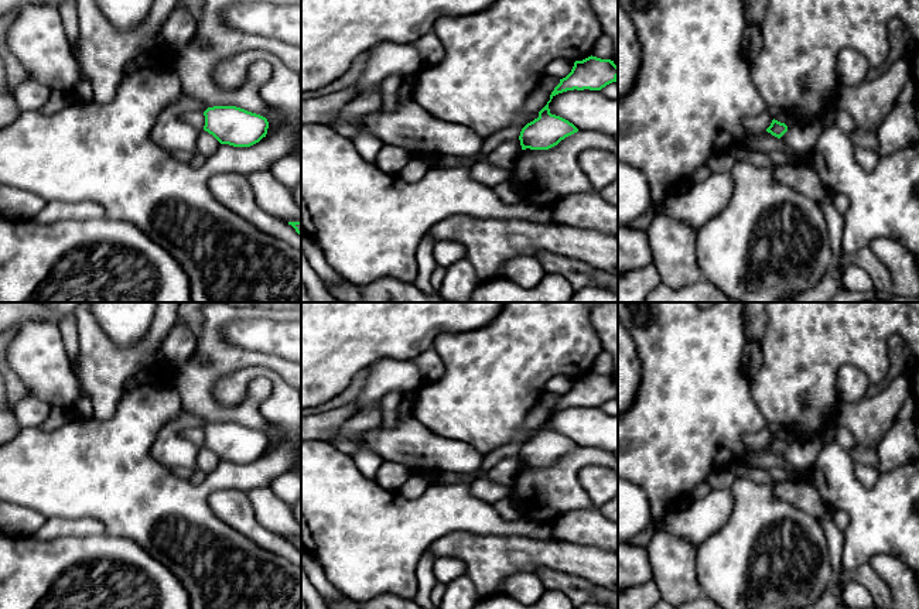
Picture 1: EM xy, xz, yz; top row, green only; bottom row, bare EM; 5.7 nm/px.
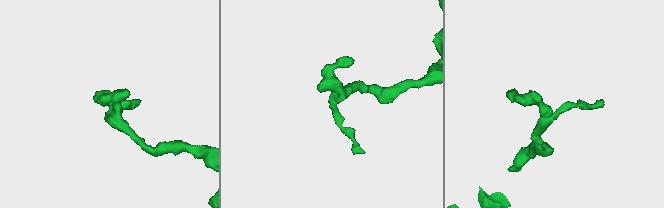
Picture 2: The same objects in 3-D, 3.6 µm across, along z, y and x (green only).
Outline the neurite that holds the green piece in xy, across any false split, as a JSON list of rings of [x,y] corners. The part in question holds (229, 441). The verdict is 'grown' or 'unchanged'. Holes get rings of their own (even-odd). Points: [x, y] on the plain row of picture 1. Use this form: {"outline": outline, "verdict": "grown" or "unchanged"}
{"outline": [[[213,422],[204,428],[204,447],[221,461],[250,463],[267,451],[266,434],[236,422]]], "verdict": "unchanged"}

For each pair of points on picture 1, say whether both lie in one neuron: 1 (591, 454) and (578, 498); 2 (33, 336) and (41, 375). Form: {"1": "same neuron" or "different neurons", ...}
{"1": "same neuron", "2": "same neuron"}

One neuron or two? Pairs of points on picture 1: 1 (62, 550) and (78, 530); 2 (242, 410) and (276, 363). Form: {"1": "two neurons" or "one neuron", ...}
{"1": "two neurons", "2": "one neuron"}

